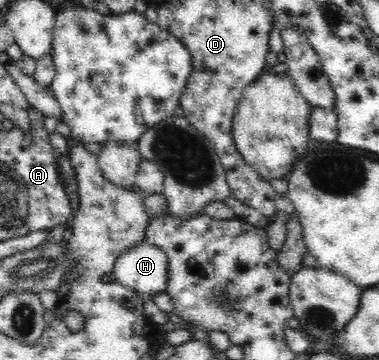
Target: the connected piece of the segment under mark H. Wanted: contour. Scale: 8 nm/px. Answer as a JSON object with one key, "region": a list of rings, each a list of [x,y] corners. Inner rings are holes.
{"region":[[[140,243],[122,253],[114,265],[114,276],[123,285],[146,299],[166,293],[168,286],[168,257],[156,245]]]}

